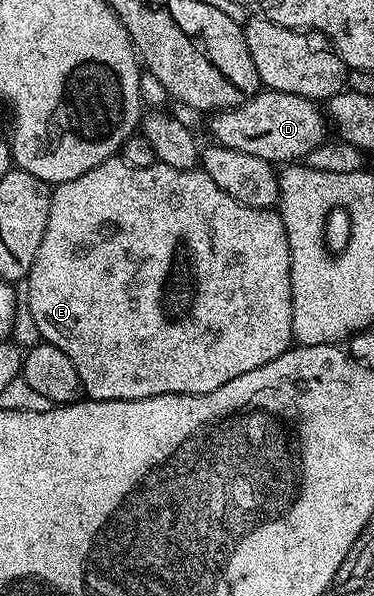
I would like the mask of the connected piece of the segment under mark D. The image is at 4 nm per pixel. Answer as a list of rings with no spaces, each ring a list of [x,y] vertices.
[[[274,89],[258,92],[234,109],[224,109],[213,114],[210,133],[217,144],[240,151],[244,155],[256,155],[271,163],[298,163],[314,148],[327,140],[328,117],[317,104],[307,97],[291,93],[278,93]]]

